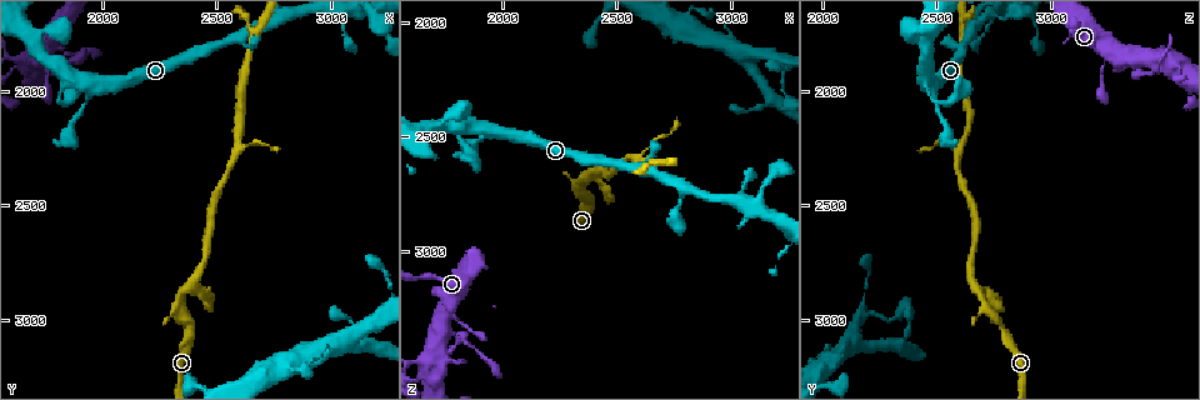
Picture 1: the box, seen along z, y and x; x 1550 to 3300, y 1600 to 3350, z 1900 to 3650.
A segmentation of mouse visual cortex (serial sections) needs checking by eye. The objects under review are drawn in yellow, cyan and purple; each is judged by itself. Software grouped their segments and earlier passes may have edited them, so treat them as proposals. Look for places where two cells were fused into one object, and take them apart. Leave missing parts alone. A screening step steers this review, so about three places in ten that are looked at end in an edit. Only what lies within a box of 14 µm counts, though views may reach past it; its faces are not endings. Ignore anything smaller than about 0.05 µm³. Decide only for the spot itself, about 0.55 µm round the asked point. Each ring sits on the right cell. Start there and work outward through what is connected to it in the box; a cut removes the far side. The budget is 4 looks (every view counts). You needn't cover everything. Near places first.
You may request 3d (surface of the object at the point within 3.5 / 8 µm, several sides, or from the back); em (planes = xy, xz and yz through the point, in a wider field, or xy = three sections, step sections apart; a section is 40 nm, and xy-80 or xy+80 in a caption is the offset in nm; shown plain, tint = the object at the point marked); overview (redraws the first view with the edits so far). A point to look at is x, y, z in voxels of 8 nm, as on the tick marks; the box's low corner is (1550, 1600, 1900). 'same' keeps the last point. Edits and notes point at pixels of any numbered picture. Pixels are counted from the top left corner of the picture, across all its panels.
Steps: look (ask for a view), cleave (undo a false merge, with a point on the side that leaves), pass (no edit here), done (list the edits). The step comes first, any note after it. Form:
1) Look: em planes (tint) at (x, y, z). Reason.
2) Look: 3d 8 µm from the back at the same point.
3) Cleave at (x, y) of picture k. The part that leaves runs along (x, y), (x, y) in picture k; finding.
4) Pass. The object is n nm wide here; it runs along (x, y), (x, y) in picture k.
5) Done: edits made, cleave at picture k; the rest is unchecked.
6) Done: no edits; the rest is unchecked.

Look: 3d 3.5 µm at (1860, 2010, 2590). Abrupt turn.

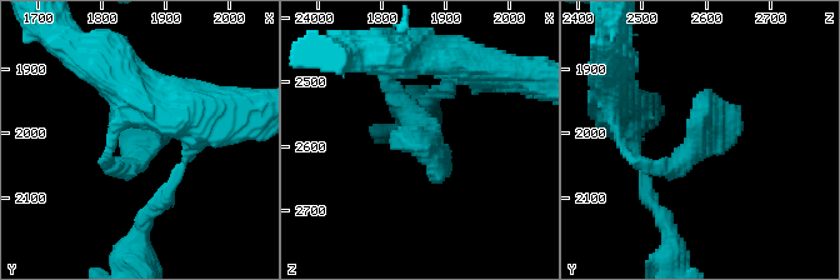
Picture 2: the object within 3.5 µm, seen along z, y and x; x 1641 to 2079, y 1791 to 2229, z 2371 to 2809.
Pass. It runs along (640, 163), (689, 155), (708, 90) in picture 2; one cell here.

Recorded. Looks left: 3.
Look: 3d 3.5 µm at (1700, 1890, 3510). Four or more arms meet.

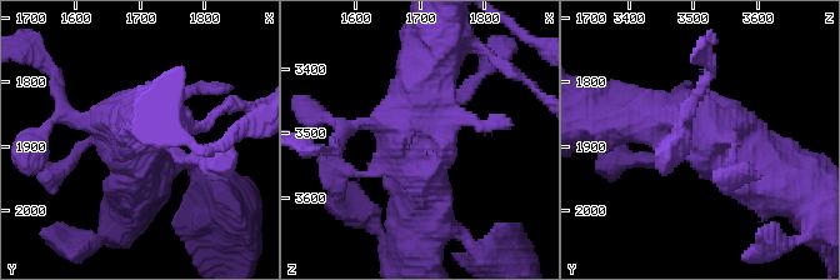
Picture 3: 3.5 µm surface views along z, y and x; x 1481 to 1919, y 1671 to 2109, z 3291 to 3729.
Look: em planes (tint) at (1690, 1875, 3515).

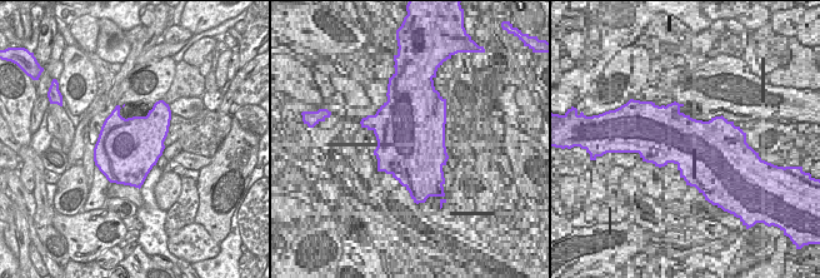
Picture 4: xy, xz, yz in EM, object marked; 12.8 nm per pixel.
Pass. It runs along (601, 114), (669, 118), (746, 163) in picture 3; continuous, no second cell.

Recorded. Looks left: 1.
Done: no edits; the rest is unchecked.

